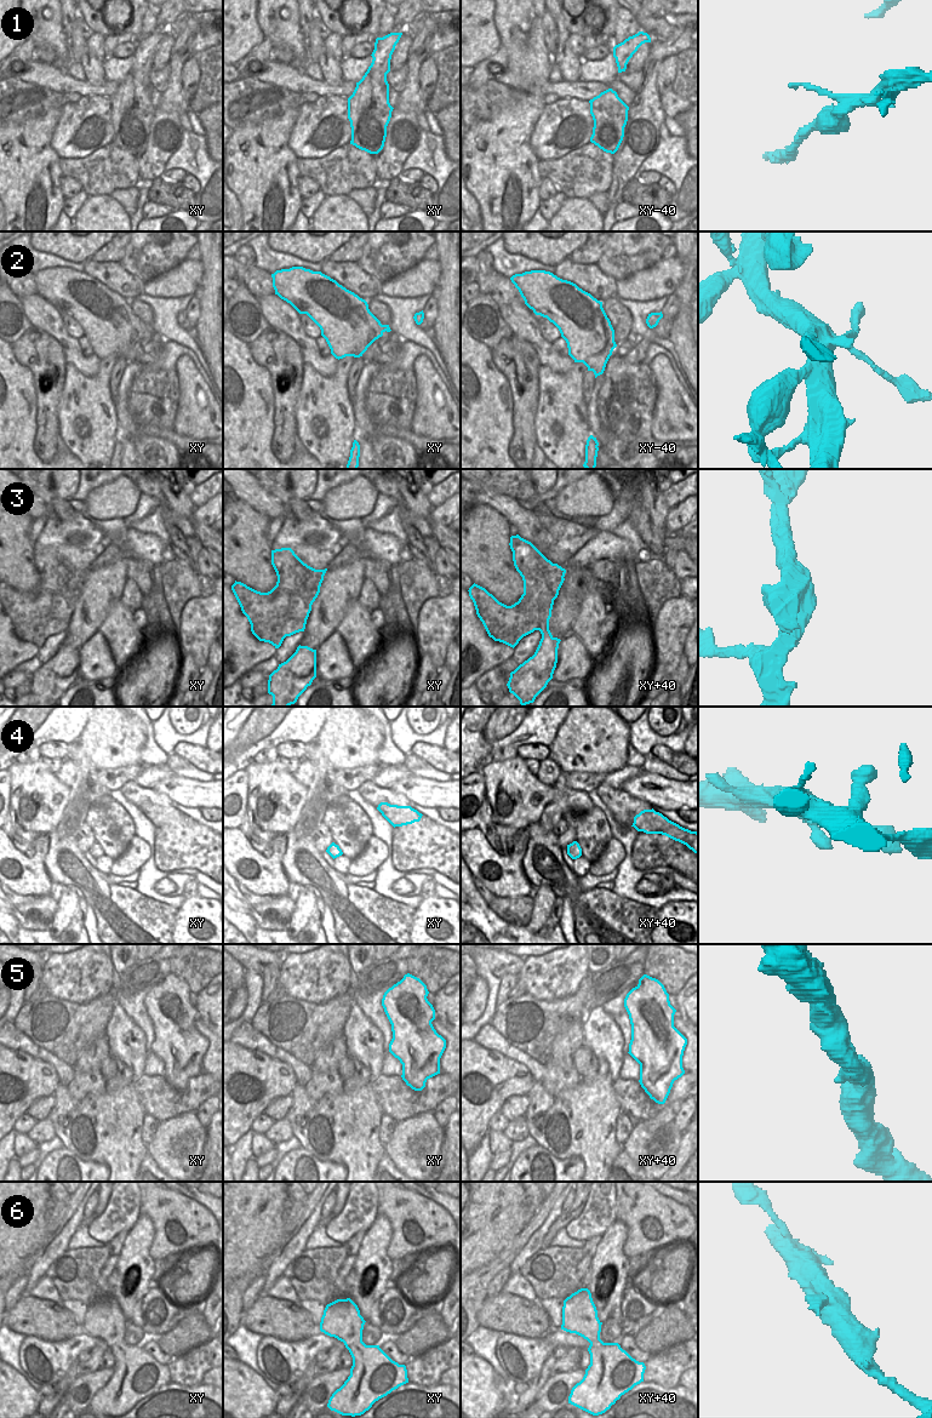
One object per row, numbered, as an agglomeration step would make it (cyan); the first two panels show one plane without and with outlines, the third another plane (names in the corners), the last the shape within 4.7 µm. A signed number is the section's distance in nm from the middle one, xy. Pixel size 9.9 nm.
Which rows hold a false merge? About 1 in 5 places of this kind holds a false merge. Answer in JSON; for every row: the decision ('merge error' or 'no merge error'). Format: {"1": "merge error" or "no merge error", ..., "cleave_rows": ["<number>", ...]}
{"1": "merge error", "2": "merge error", "3": "merge error", "4": "no merge error", "5": "no merge error", "6": "no merge error", "cleave_rows": ["1", "2", "3"]}

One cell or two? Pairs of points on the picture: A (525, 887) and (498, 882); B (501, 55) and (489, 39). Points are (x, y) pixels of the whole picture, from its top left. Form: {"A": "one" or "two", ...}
{"A": "one", "B": "two"}

